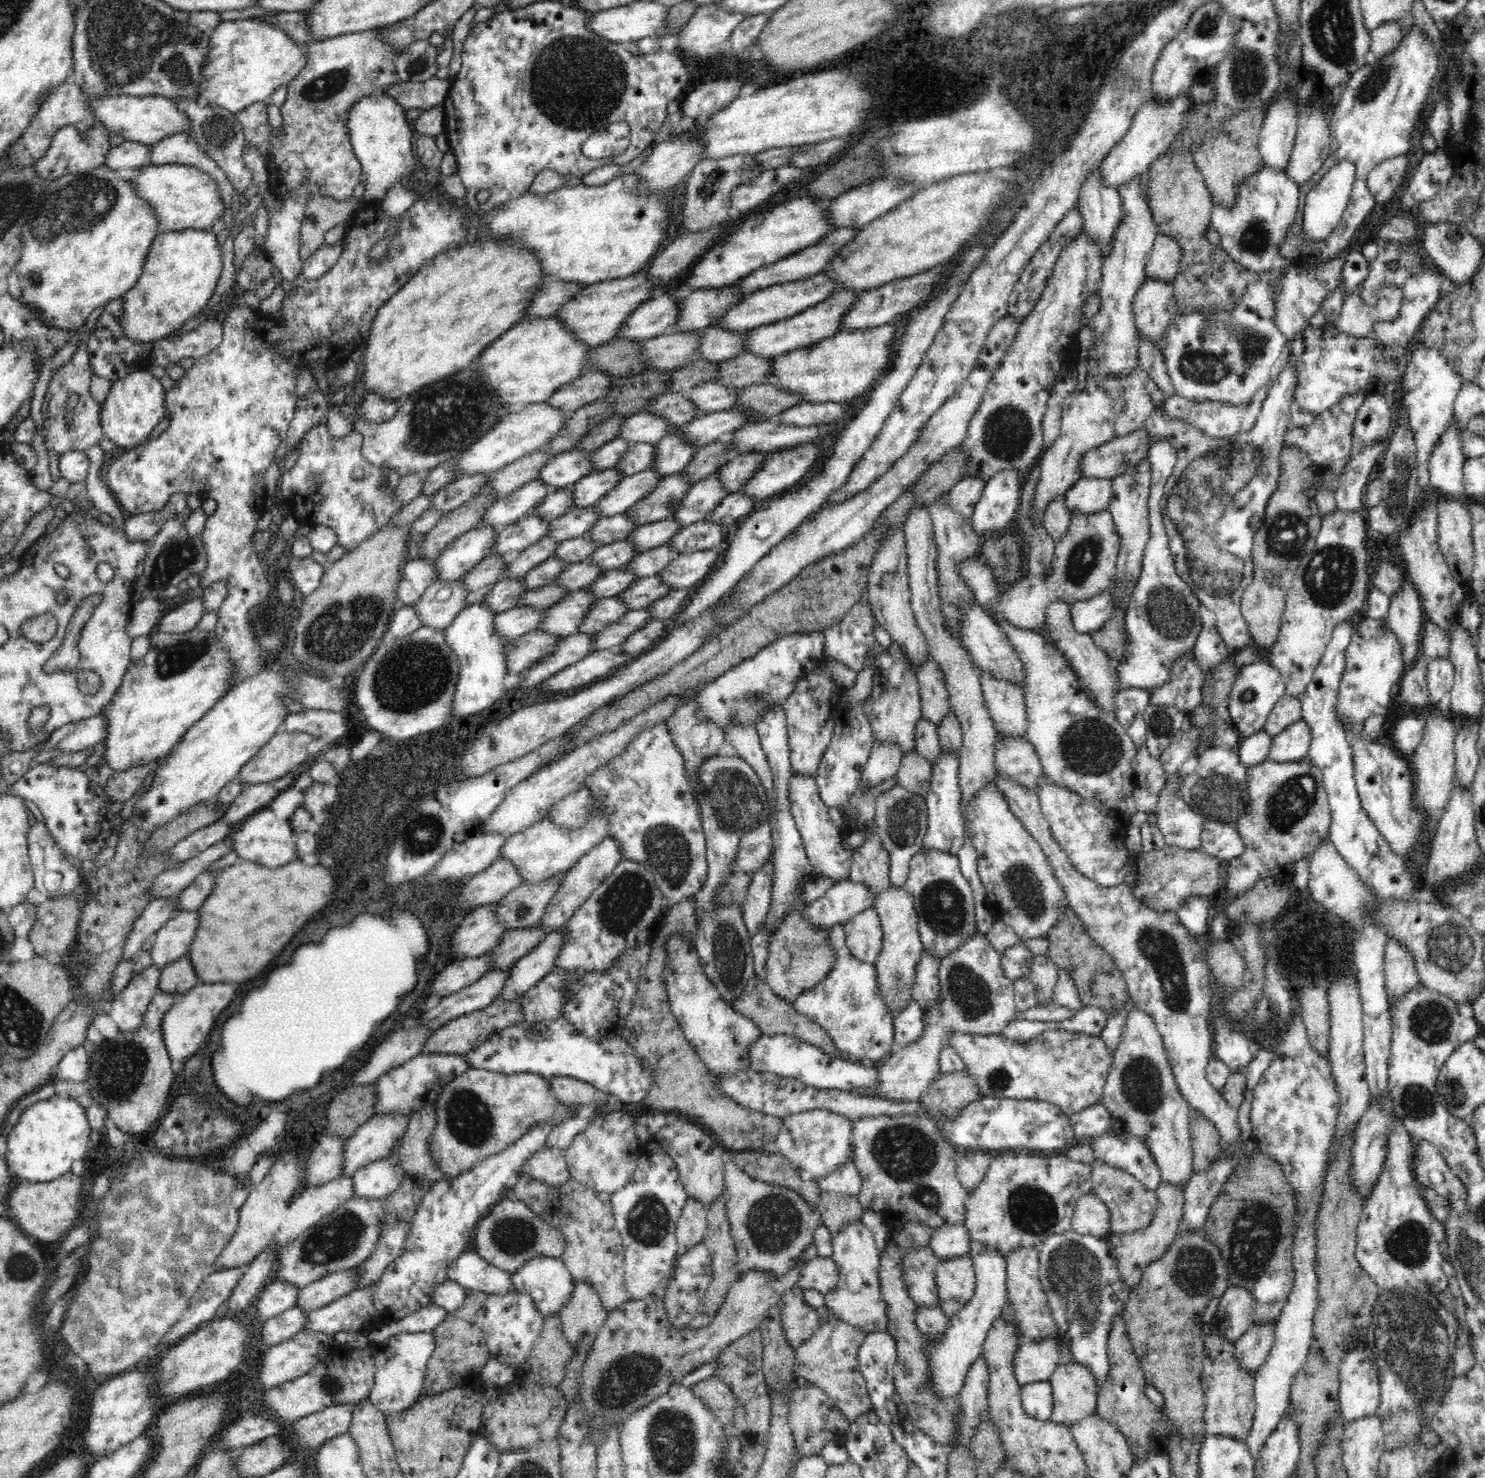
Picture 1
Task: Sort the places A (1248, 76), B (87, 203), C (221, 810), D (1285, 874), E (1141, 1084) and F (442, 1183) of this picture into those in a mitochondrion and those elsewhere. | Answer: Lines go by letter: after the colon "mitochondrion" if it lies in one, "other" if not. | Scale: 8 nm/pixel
A: mitochondrion
B: mitochondrion
C: other
D: other
E: mitochondrion
F: other

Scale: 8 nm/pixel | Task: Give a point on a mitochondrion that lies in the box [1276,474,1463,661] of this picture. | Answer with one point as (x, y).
(1329, 577)

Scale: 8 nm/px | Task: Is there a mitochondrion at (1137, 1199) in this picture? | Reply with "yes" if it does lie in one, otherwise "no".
no

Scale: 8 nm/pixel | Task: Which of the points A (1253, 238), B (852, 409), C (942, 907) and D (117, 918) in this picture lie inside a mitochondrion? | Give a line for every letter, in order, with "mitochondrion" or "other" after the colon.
A: mitochondrion
B: other
C: mitochondrion
D: other

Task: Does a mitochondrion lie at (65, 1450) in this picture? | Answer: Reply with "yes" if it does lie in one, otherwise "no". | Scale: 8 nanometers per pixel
no

